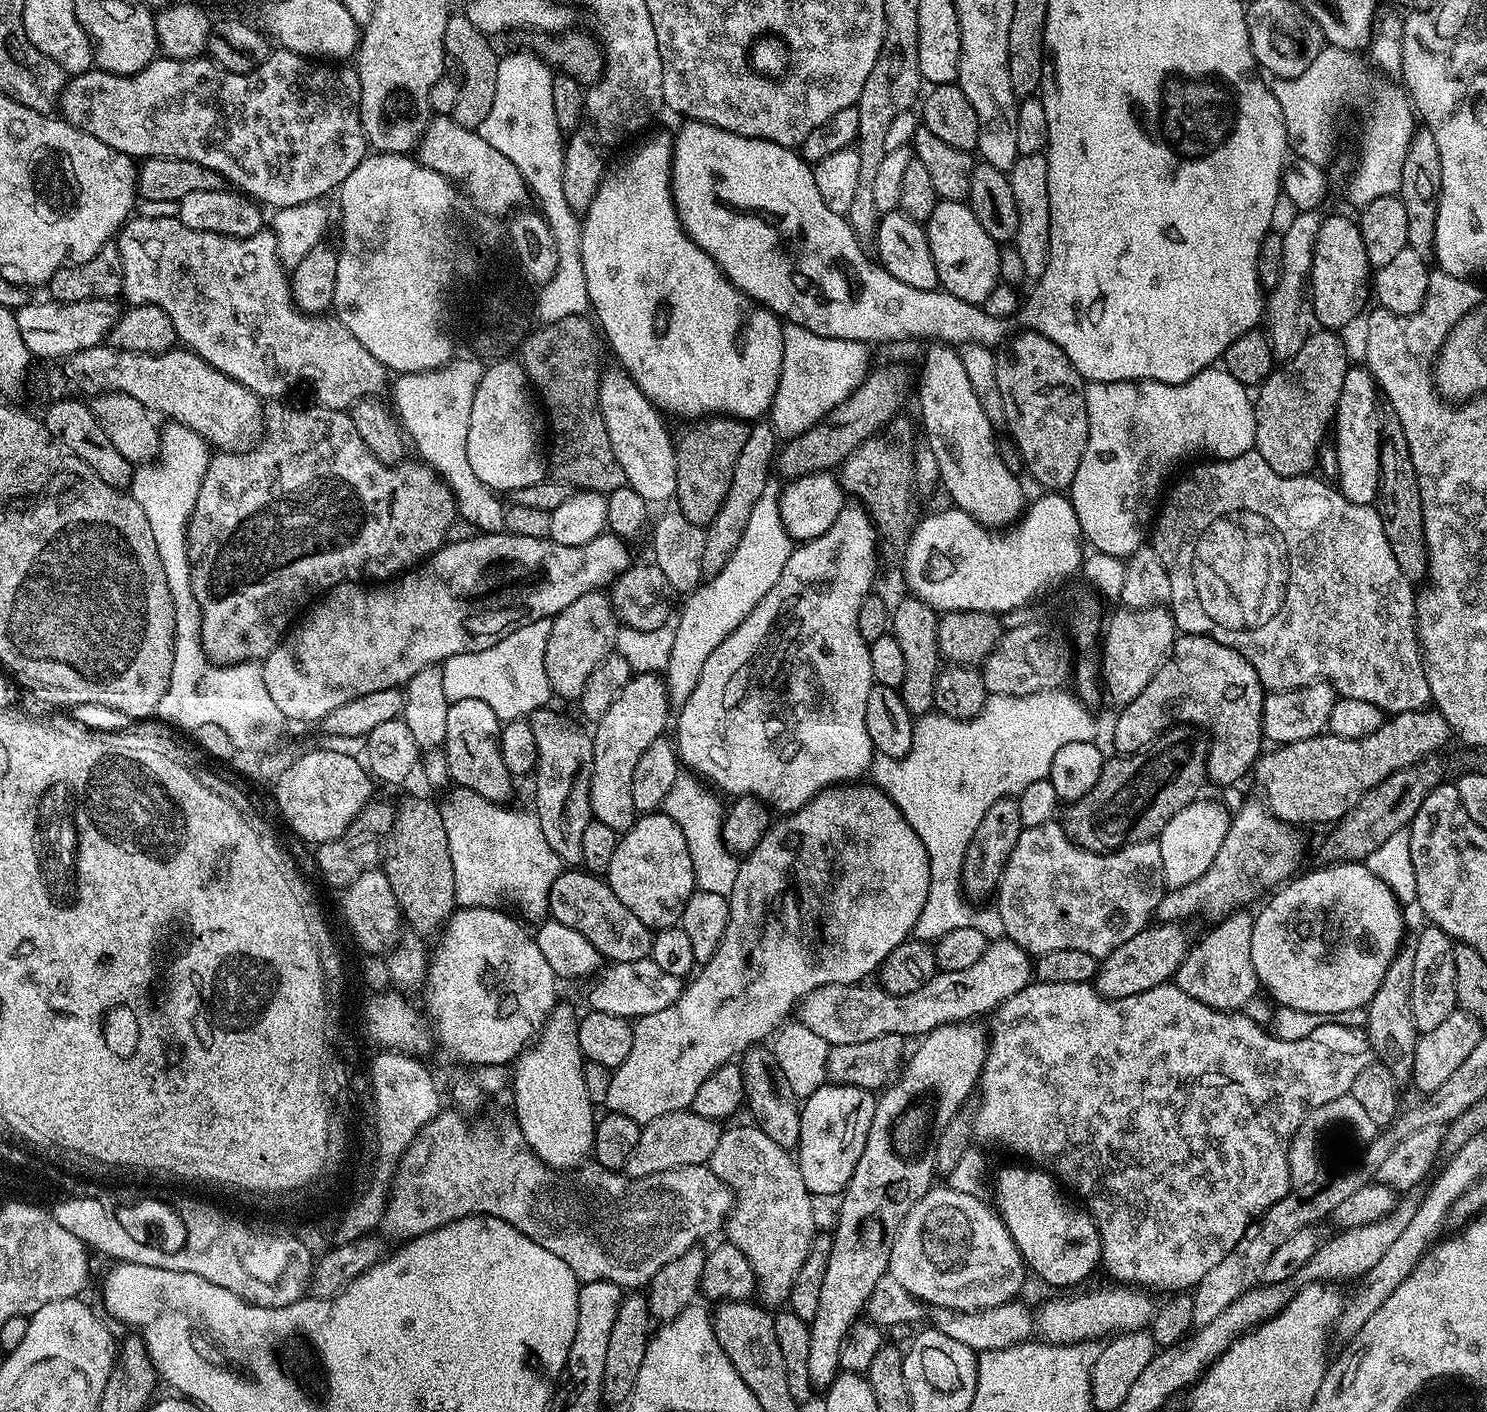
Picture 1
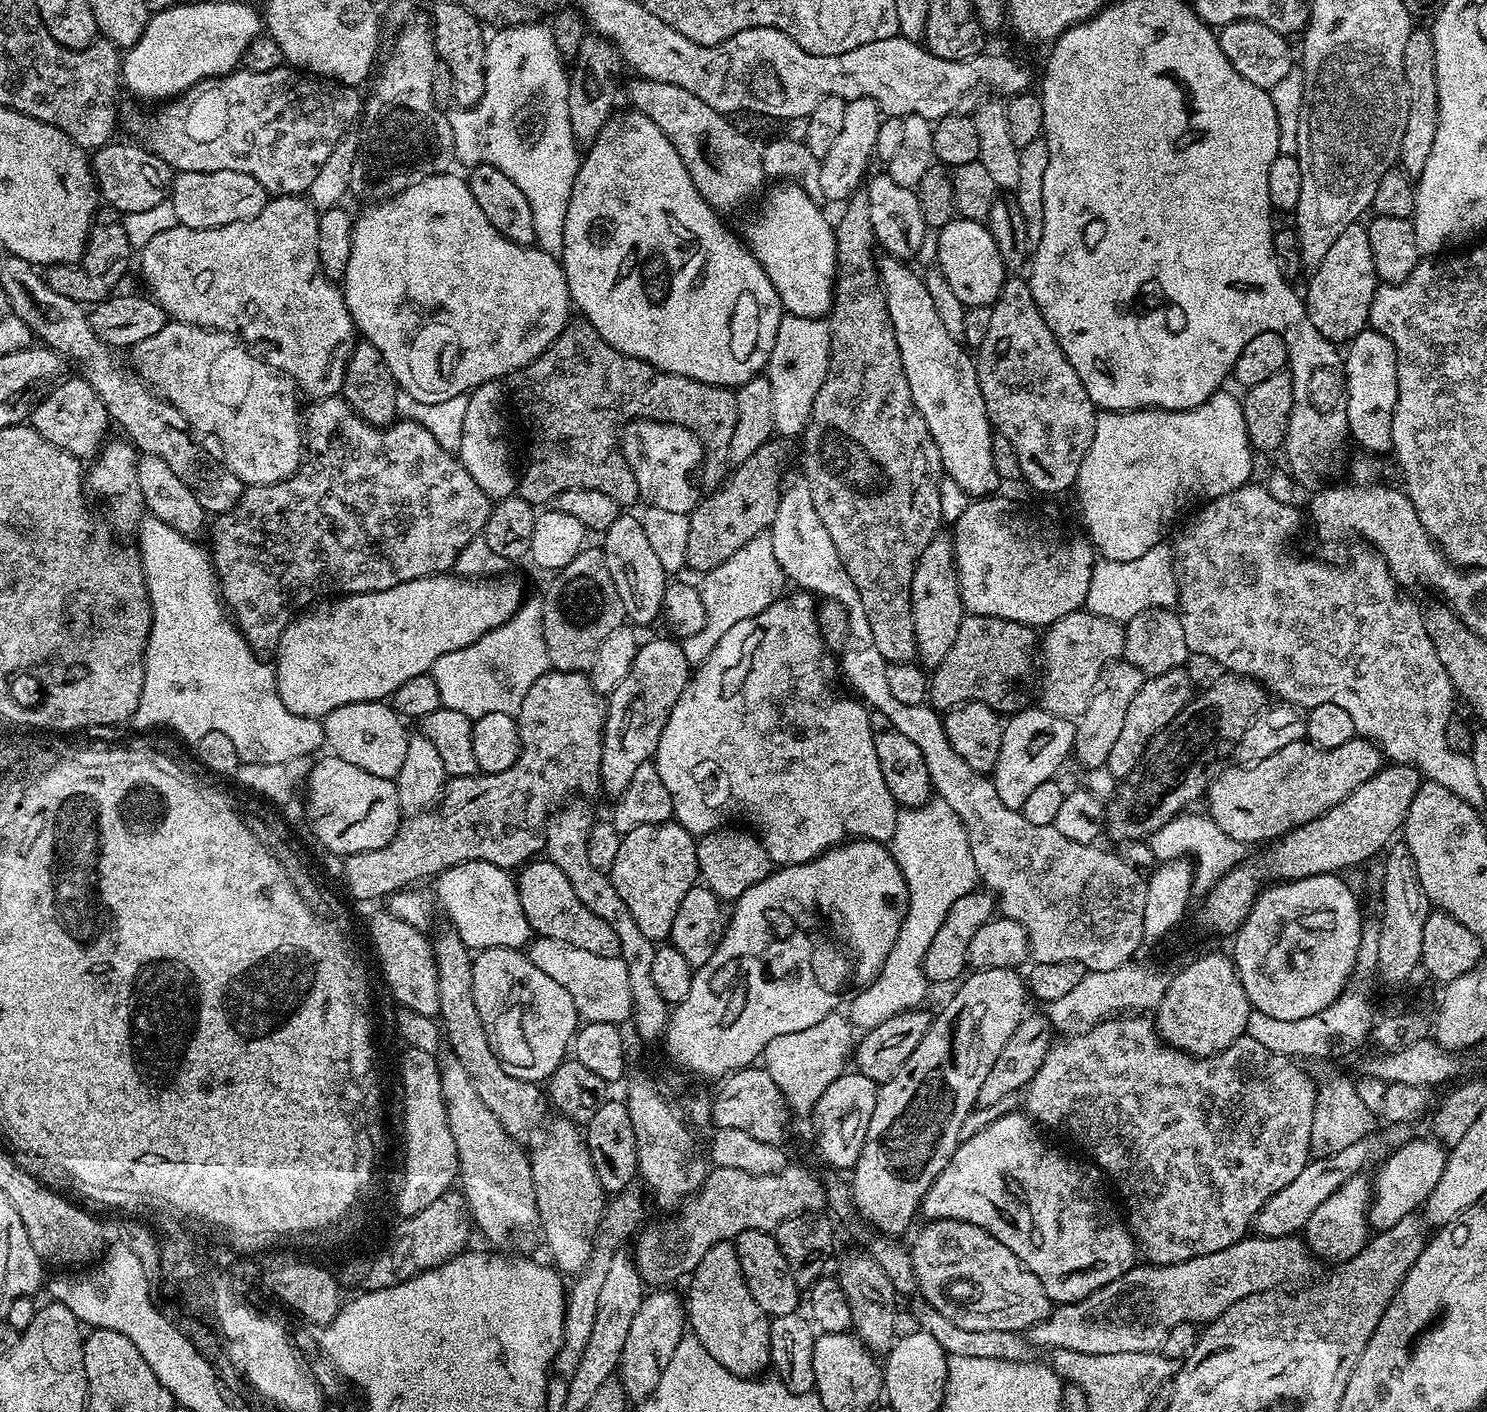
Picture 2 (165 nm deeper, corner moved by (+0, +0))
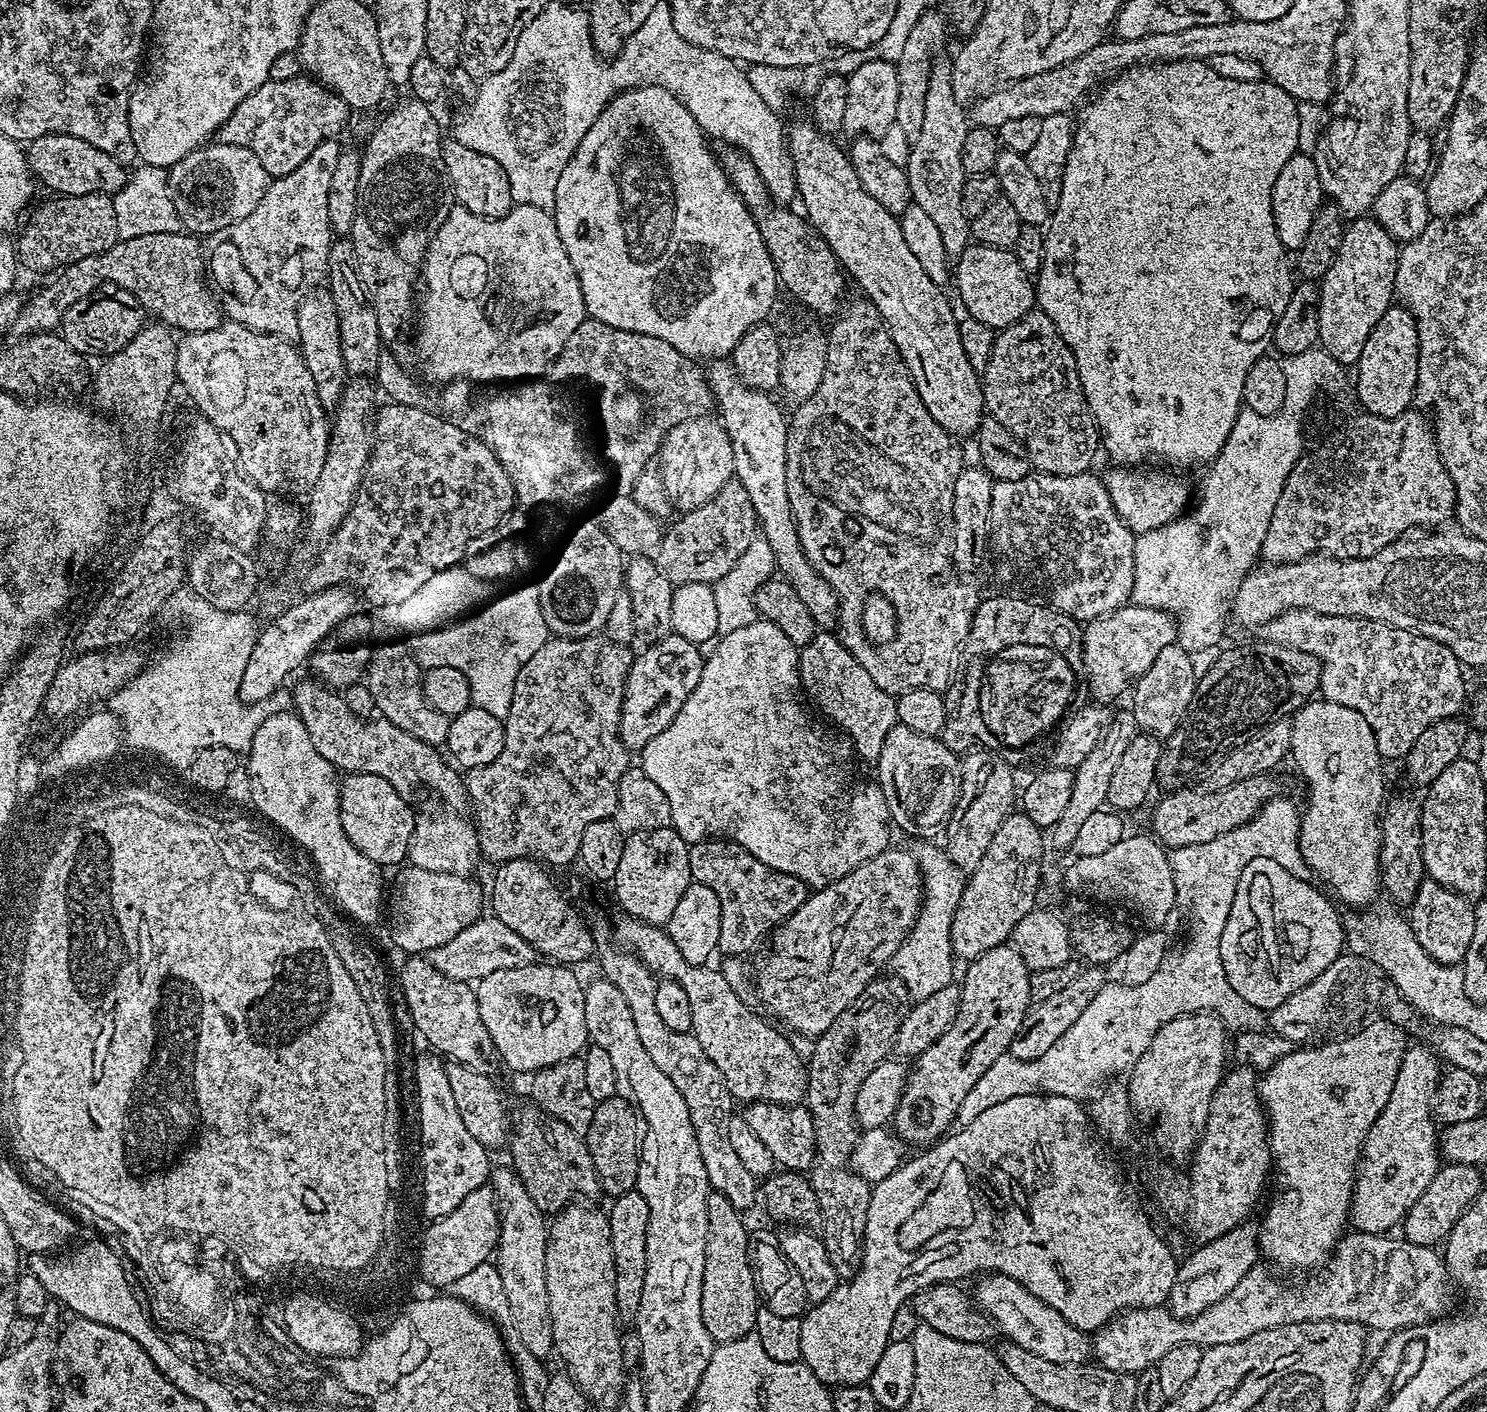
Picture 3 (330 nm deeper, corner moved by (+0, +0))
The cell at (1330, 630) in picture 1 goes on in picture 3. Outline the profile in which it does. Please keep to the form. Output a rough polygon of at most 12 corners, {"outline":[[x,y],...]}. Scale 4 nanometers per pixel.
{"outline":[[1288,608],[1263,639],[1314,654],[1319,695],[1381,757],[1465,707],[1458,657],[1381,620]]}

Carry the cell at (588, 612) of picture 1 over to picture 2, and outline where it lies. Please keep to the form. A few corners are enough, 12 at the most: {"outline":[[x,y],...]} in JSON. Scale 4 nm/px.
{"outline":[[585,546],[542,596],[549,665],[587,673],[622,598]]}

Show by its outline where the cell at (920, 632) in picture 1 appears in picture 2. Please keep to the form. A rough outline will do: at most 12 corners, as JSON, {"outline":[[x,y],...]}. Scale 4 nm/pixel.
{"outline":[[937,532],[912,579],[916,656],[935,670],[966,609],[956,546]]}

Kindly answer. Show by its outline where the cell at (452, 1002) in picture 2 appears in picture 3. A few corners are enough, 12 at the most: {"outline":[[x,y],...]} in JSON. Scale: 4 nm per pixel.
{"outline":[[527,1107],[510,1164],[545,1214],[599,1193],[587,1139]]}

